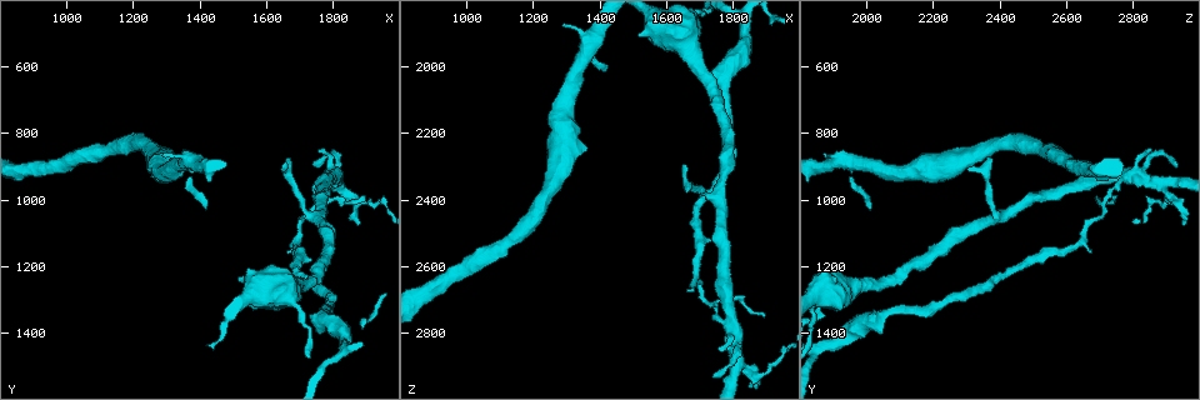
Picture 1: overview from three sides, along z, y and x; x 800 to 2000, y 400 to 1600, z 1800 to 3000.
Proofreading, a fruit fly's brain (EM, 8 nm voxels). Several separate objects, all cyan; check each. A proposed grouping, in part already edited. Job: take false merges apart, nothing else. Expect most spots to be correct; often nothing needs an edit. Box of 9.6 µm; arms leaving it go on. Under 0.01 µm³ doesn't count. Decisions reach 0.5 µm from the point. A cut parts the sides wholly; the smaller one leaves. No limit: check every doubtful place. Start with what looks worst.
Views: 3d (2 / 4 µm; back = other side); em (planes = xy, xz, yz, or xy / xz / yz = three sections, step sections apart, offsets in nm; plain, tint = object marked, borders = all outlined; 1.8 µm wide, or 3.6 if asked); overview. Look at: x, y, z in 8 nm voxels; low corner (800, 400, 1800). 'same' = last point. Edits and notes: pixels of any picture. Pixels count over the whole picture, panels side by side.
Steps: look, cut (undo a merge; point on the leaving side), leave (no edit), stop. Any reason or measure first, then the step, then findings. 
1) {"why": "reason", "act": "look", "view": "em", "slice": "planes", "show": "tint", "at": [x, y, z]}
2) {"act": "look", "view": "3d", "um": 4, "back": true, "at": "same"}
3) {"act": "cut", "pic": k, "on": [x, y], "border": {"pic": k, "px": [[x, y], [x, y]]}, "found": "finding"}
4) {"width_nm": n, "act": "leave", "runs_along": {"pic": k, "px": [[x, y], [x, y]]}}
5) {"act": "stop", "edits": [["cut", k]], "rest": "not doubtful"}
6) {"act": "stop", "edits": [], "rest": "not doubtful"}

{"why": "small branch off a trunk", "act": "look", "view": "em", "slice": "xz", "step": 4, "show": "tint", "at": [1790, 940, 2760]}

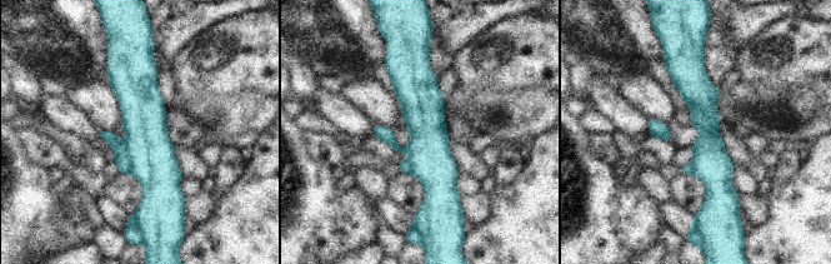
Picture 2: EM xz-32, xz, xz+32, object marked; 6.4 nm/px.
{"why": "another direction", "act": "look", "view": "em", "slice": "planes", "show": "tint", "at": "same"}

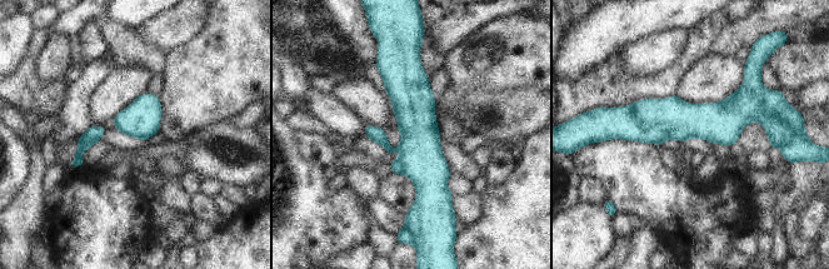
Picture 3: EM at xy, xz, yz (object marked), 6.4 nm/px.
{"act": "cut", "pic": 3, "on": [774, 101], "found": "two neurons meet here"}

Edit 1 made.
{"act": "look", "view": "overview"}

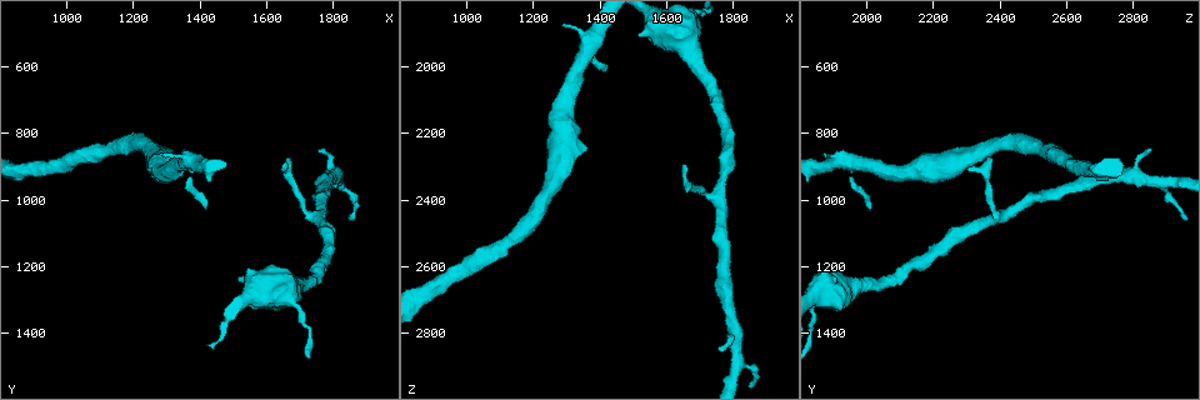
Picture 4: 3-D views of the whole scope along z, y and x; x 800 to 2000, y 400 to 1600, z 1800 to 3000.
{"why": "a fork", "act": "look", "view": "em", "slice": "planes", "show": "tint", "at": [1370, 880, 1960]}

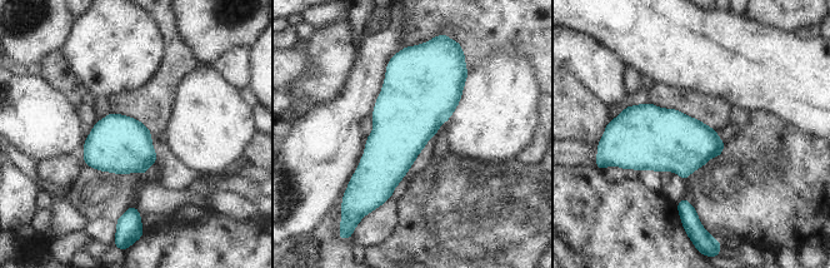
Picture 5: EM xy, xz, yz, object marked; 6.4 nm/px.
{"width_nm": 360, "act": "leave", "found": "one neuron here"}

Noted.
{"why": "abrupt turn", "act": "look", "view": "em", "slice": "xy", "step": 16, "show": "tint", "at": [1660, 910, 2350]}

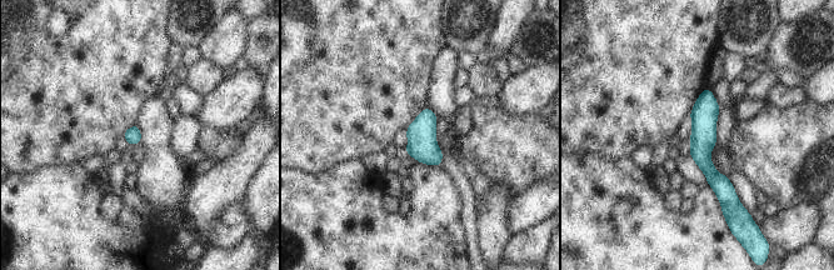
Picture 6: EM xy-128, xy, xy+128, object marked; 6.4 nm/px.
{"act": "leave", "runs_along": {"pic": 6, "px": [[705, 93], [704, 164], [725, 203]]}, "found": "all the same neuron"}

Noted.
{"why": "a fork", "act": "look", "view": "em", "slice": "planes", "show": "tint", "at": [1750, 1050, 2390]}

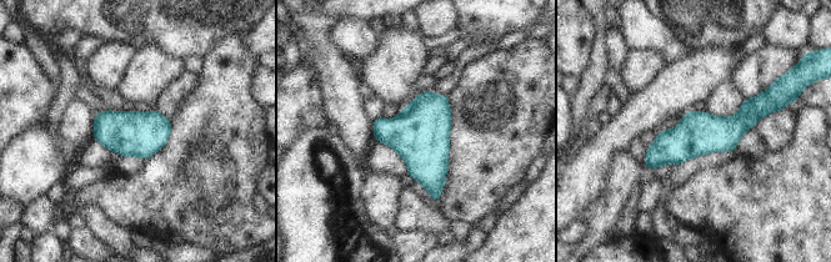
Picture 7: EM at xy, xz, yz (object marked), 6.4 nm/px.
{"act": "leave", "runs_along": {"pic": 7, "px": [[766, 106], [646, 164]]}, "found": "one neuron here"}

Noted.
{"act": "stop", "edits": [["cut", 3]], "rest": "not doubtful"}

